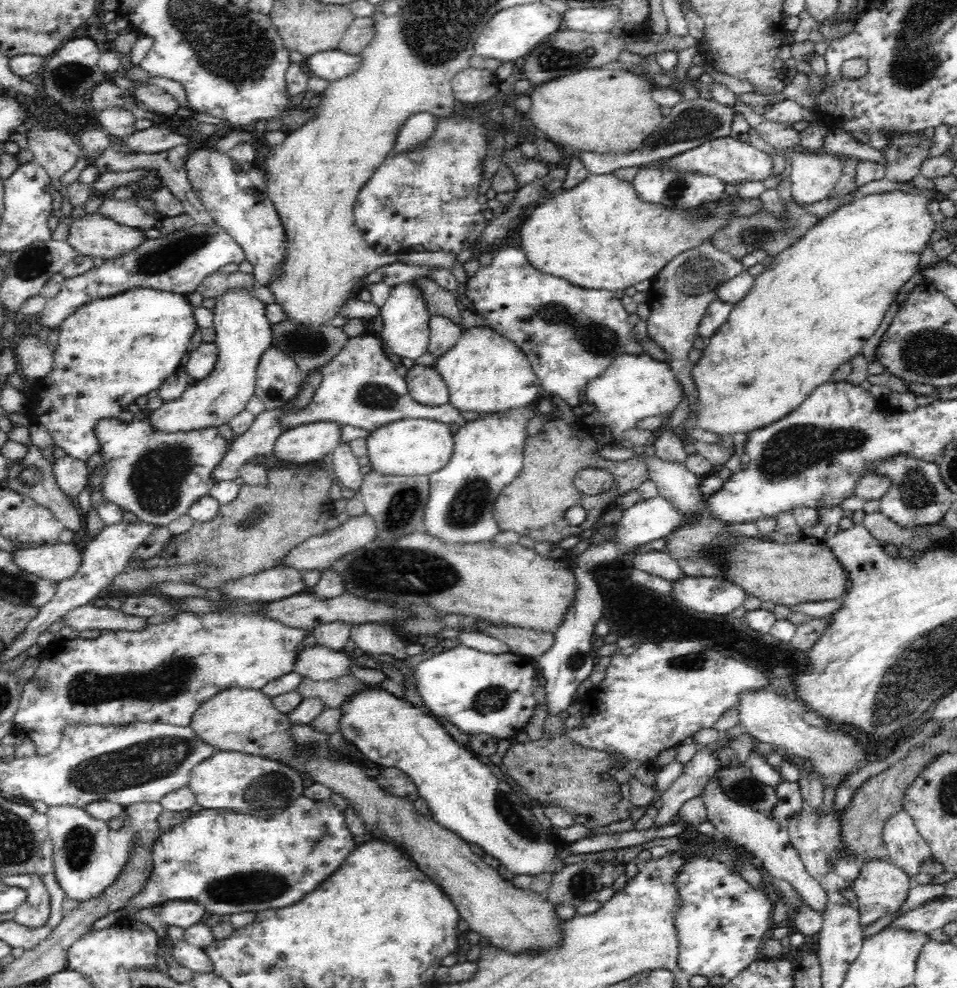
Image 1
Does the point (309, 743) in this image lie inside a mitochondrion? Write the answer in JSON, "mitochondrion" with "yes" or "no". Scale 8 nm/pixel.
{"mitochondrion":"yes"}

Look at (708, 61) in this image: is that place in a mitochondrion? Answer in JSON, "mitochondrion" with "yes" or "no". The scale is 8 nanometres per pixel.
{"mitochondrion":"no"}

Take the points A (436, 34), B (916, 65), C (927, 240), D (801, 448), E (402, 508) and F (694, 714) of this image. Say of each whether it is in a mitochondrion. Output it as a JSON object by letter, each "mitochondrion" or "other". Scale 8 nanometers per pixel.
{"A":"mitochondrion","B":"mitochondrion","C":"other","D":"mitochondrion","E":"mitochondrion","F":"other"}

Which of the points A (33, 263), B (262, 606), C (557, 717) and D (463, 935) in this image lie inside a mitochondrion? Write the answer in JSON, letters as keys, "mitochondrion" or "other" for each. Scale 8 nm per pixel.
{"A":"mitochondrion","B":"other","C":"other","D":"other"}

